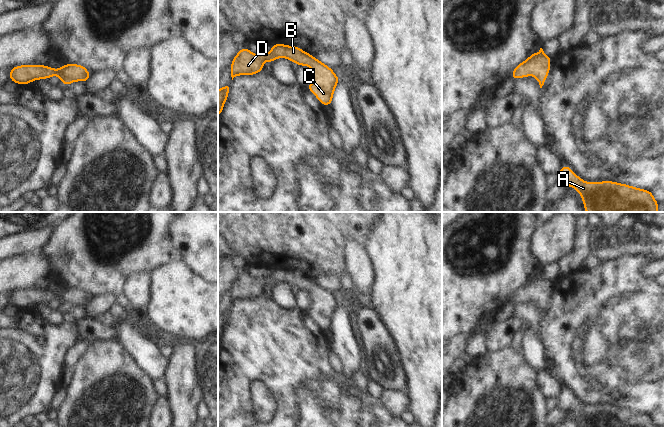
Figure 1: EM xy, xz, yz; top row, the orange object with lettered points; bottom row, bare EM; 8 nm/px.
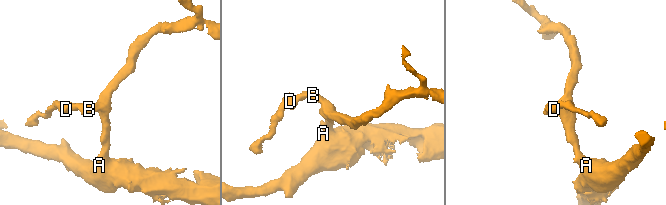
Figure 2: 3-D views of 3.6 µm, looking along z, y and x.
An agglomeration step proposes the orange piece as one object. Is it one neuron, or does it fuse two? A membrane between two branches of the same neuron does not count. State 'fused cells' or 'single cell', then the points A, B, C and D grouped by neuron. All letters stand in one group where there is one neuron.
single cell | A B C D

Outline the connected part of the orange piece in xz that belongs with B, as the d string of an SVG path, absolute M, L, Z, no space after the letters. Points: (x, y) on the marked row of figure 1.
M273 44L270 52L261 54L254 54L247 47L239 50L230 66L232 80L240 75L255 75L263 70L266 61L273 63L277 58L286 58L298 66L310 67L314 78L307 89L321 104L330 105L339 77L330 67L297 46Z

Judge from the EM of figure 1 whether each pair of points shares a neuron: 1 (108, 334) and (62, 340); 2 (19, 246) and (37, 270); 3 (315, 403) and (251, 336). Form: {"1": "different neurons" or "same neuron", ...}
{"1": "different neurons", "2": "different neurons", "3": "same neuron"}

